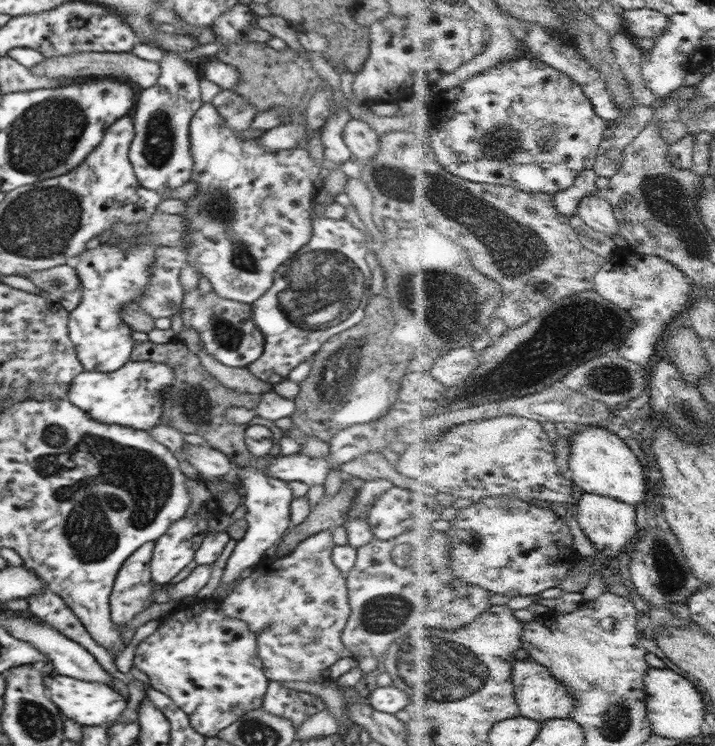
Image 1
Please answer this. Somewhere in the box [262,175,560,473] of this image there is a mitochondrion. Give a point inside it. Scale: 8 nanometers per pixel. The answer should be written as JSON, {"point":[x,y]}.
{"point":[322,289]}

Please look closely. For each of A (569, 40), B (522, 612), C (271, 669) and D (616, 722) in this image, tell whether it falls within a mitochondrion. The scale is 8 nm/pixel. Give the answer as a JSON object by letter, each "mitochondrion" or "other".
{"A":"other","B":"other","C":"other","D":"mitochondrion"}

